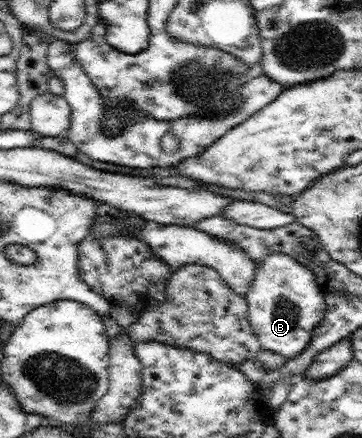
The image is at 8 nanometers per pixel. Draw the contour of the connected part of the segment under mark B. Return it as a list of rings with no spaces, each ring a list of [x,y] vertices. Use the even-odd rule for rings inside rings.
[[[266,255],[263,261],[256,264],[256,276],[245,297],[249,305],[249,324],[253,326],[260,349],[274,351],[290,360],[309,347],[313,332],[320,326],[326,313],[324,297],[312,269],[291,255]]]

